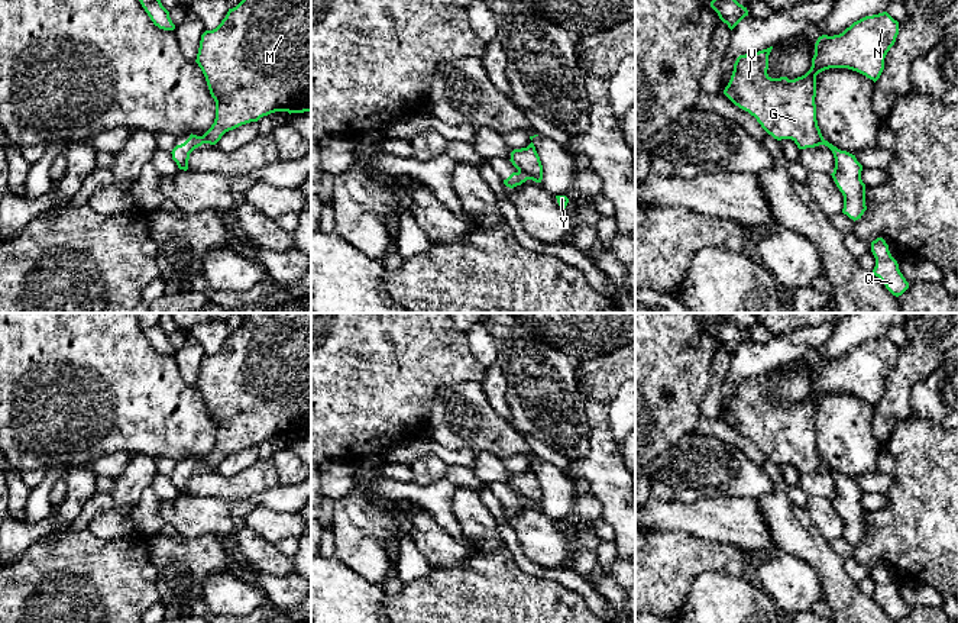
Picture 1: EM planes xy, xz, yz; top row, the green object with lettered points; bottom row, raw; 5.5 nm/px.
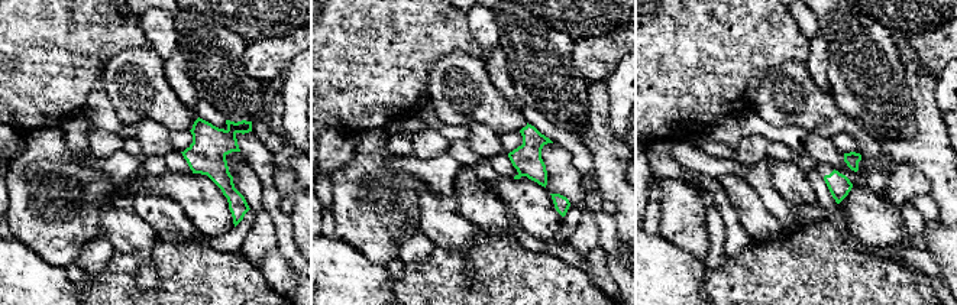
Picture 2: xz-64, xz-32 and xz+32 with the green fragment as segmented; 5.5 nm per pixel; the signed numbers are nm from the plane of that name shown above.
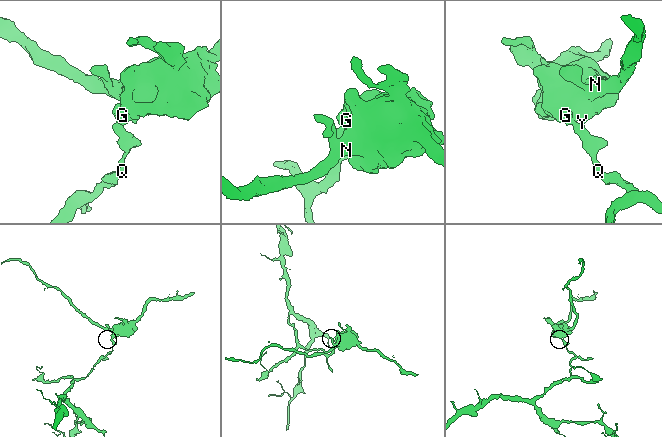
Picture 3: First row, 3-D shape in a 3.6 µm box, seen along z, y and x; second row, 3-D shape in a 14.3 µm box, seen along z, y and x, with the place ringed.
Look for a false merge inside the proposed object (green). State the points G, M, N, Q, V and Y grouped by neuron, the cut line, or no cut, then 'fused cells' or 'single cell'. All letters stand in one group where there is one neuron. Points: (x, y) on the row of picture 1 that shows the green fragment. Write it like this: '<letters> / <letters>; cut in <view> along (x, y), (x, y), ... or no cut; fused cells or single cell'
G M N V Y / Q; cut in xz along (518, 170), (528, 178); fused cells

